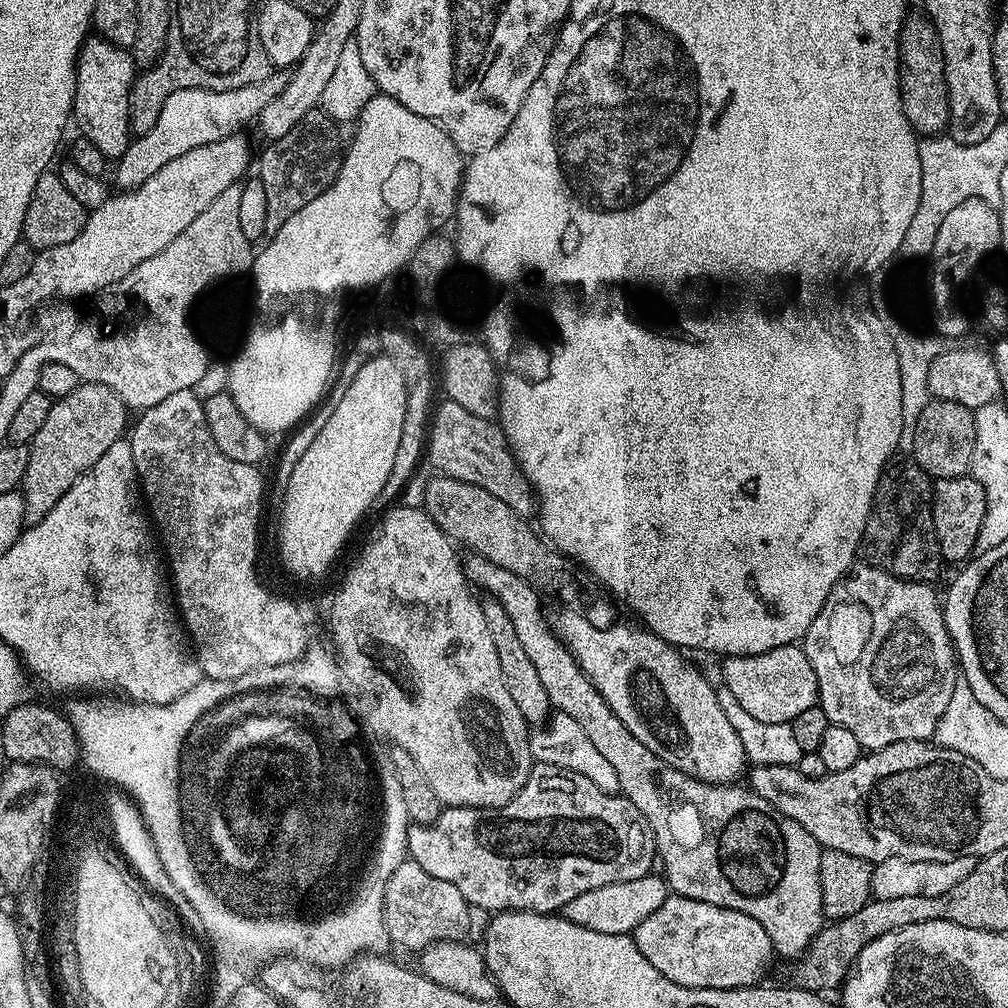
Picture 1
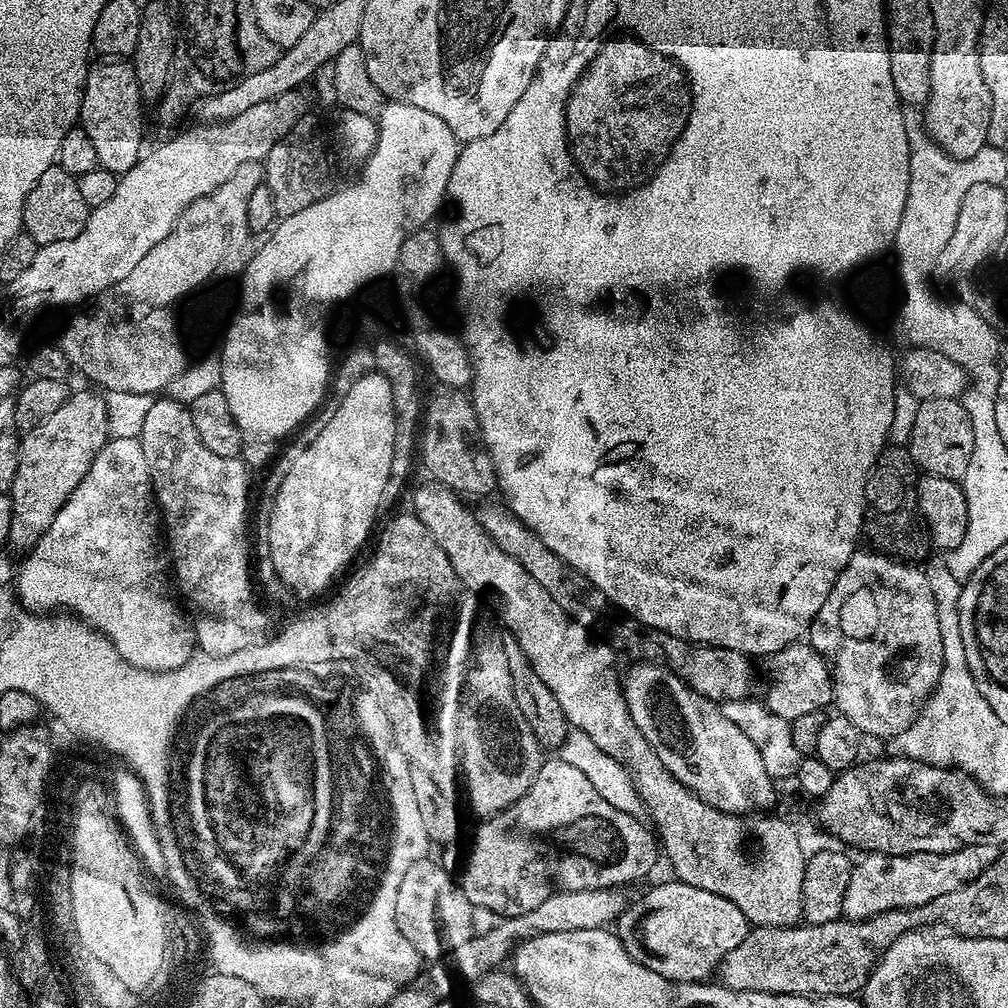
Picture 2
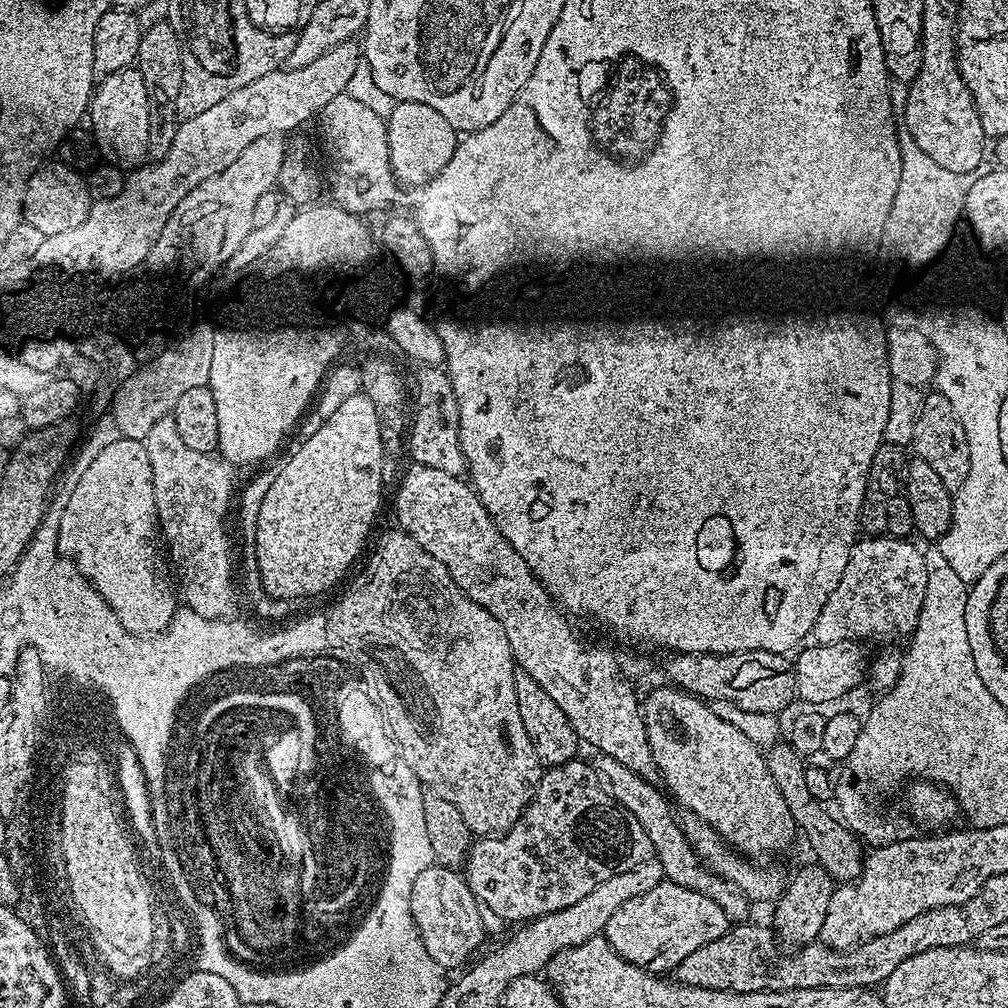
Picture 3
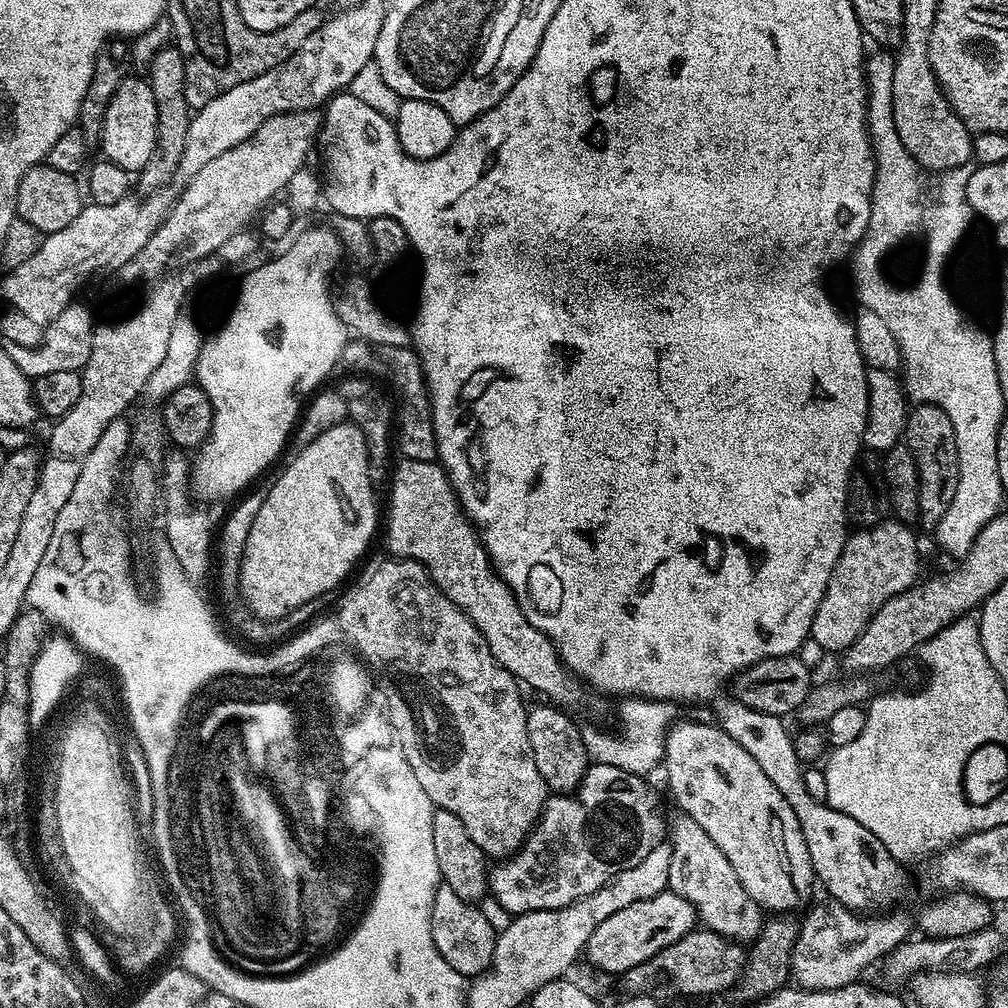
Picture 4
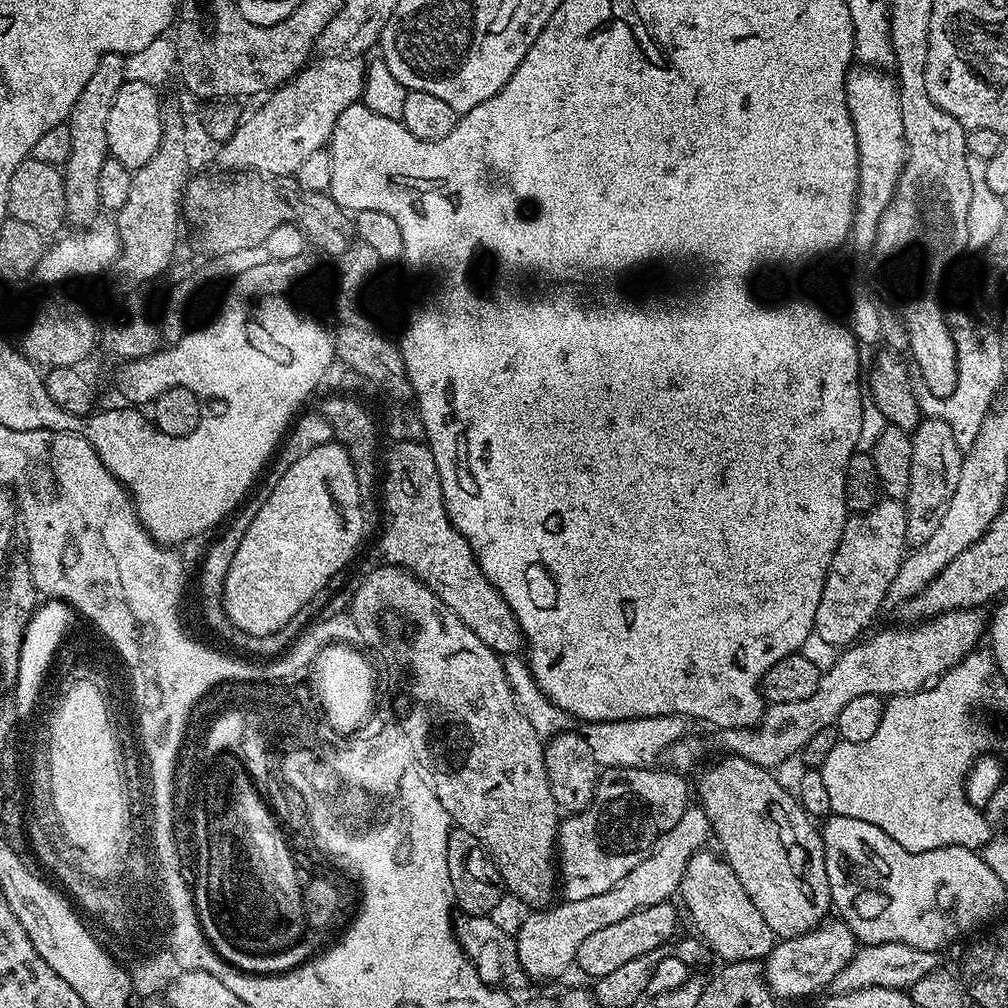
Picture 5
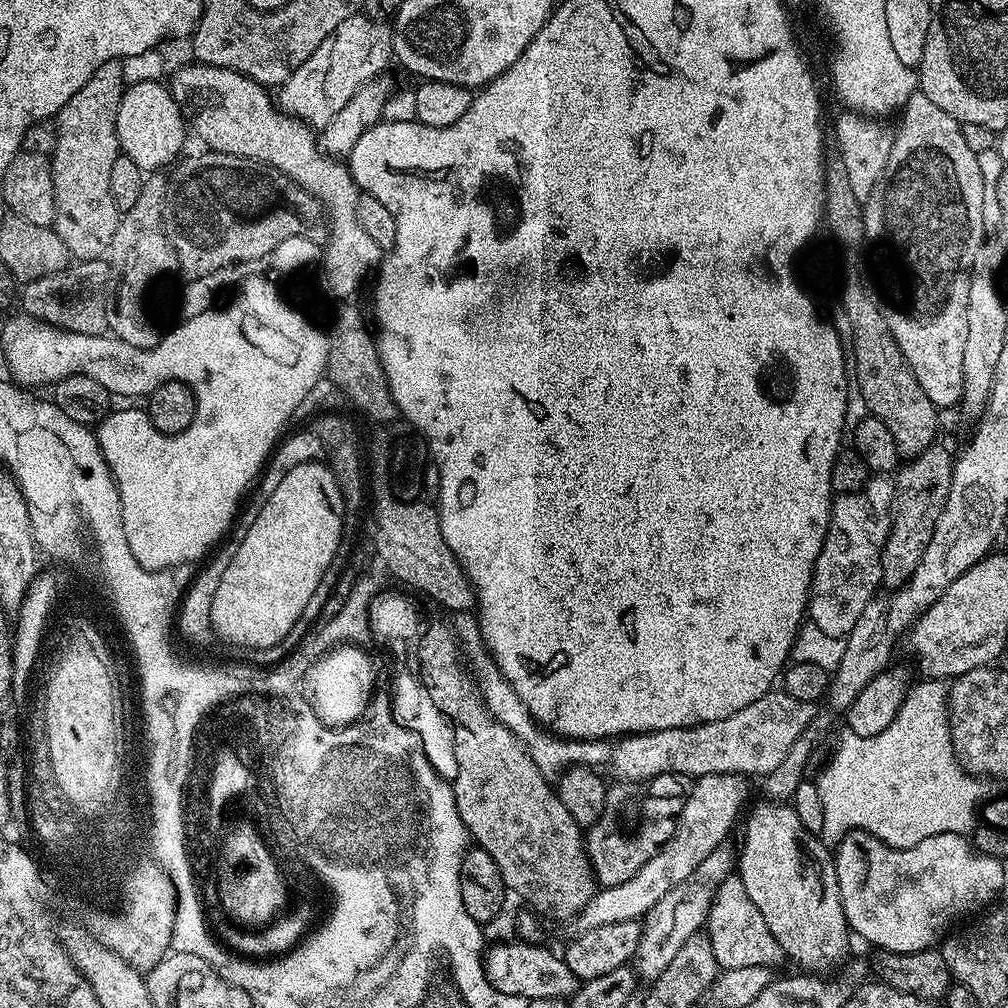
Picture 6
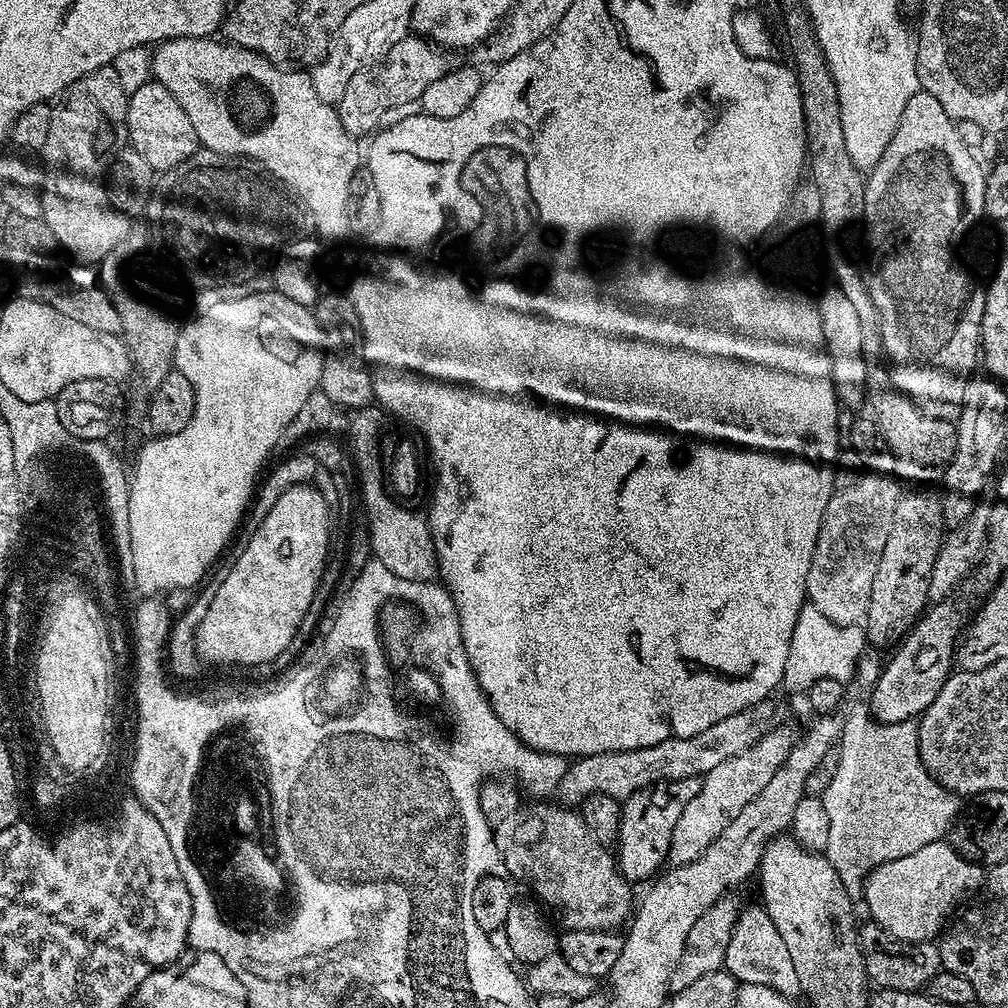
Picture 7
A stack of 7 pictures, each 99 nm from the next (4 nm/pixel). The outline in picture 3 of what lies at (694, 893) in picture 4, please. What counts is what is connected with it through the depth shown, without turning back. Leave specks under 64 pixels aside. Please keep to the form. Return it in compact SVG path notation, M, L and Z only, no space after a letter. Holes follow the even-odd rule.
M604 758L599 762L601 763L600 772L604 775L605 780L603 780L603 783L606 785L611 799L635 821L641 833L648 832L648 836L646 835L647 843L651 847L652 844L656 847L654 856L655 859L660 861L665 877L673 884L686 886L690 890L709 896L728 915L729 921L747 921L749 919L749 901L735 888L717 878L705 867L700 857L693 852L692 845L688 843L688 837L684 835L679 827L675 828L676 820L672 817L667 802L644 781L647 779L641 773L632 772L626 766L622 766L613 760Z

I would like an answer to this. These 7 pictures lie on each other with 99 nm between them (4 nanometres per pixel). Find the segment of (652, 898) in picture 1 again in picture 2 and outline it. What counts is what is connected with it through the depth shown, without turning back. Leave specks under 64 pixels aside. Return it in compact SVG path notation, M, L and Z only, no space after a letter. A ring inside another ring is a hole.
M620 888L555 892L546 898L546 902L534 906L534 910L526 910L526 914L497 919L492 929L486 933L476 932L450 953L451 959L456 959L456 972L467 982L474 982L486 973L495 972L507 965L516 947L538 934L558 934L562 930L594 930L615 925L626 907L622 893Z

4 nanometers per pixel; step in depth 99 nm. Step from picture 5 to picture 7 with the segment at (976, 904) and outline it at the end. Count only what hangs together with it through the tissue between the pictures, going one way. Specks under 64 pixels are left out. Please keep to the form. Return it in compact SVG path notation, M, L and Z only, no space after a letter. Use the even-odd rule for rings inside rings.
M935 840L906 858L894 858L878 866L869 874L862 889L864 904L872 915L869 916L871 923L884 928L896 940L907 940L909 944L919 940L935 941L946 921L957 911L956 903L963 898L964 891L979 880L981 883L982 872L976 868L979 867L963 860L944 840Z

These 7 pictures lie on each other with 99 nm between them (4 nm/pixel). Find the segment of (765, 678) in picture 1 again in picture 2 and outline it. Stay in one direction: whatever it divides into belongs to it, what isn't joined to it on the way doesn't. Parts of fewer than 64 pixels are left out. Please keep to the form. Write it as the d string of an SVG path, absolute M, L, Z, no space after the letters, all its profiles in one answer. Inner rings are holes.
M797 642L772 653L768 664L768 689L762 703L773 714L788 721L802 718L802 714L824 712L833 703L832 673L828 661L807 642Z

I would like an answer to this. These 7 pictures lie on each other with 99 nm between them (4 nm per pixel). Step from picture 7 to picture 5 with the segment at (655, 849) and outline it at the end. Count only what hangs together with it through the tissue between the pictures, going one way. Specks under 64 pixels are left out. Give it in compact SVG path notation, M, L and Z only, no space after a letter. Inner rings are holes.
M656 766L643 768L606 768L601 771L594 798L590 806L581 812L573 812L561 819L556 829L556 855L558 861L558 888L564 900L591 898L593 894L602 894L626 878L642 858L650 854L652 847L678 823L678 818L690 806L690 784L681 773L671 770L659 772Z

